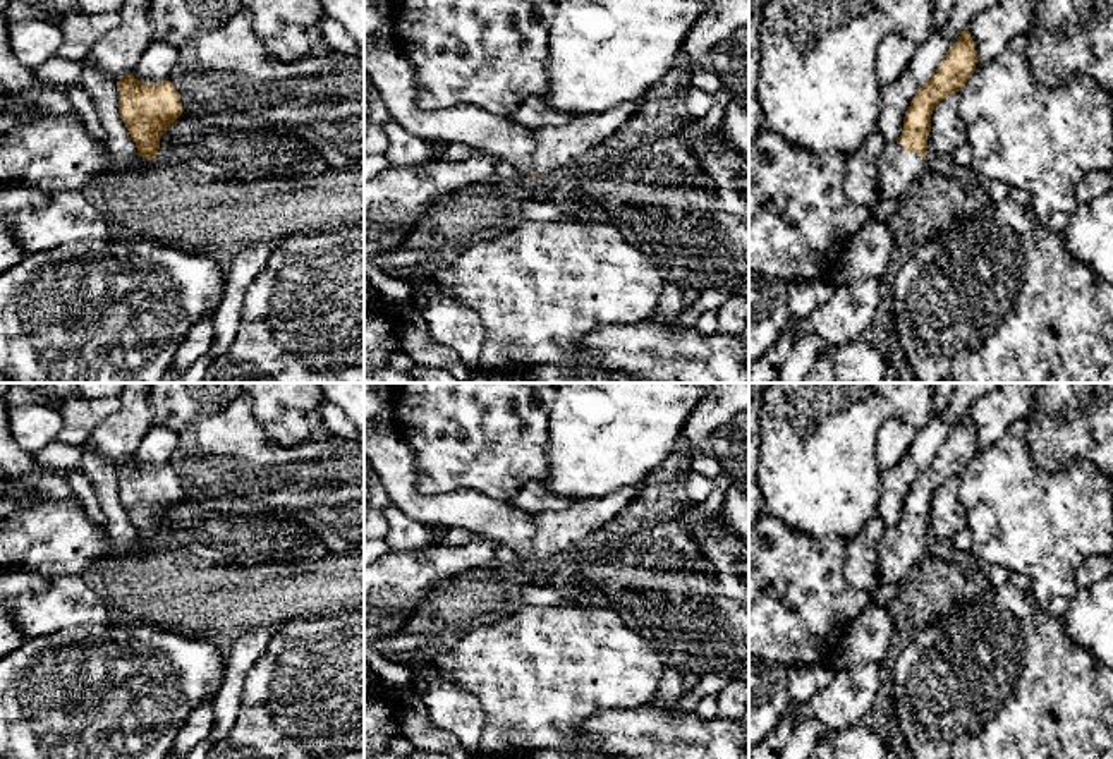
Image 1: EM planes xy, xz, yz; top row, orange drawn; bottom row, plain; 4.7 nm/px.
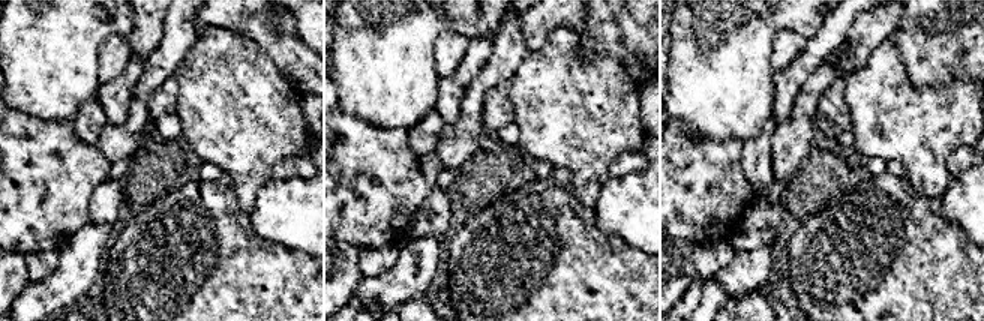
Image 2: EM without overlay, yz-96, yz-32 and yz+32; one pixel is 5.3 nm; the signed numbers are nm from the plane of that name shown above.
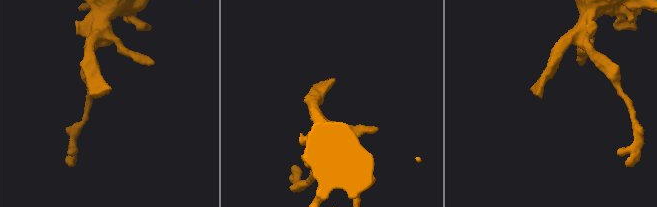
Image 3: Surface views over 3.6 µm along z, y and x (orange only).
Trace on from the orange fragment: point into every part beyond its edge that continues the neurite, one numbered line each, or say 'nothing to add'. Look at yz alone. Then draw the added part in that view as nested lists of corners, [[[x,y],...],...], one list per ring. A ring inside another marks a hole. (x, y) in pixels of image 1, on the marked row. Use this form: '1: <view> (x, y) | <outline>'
1: yz (897, 169) | [[[897,141],[886,143],[876,161],[878,196],[881,199],[900,199],[924,168],[926,158],[905,151]]]

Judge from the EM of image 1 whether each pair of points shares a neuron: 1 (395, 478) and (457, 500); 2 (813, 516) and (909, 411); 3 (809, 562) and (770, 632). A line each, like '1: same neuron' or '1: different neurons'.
1: same neuron
2: same neuron
3: same neuron

